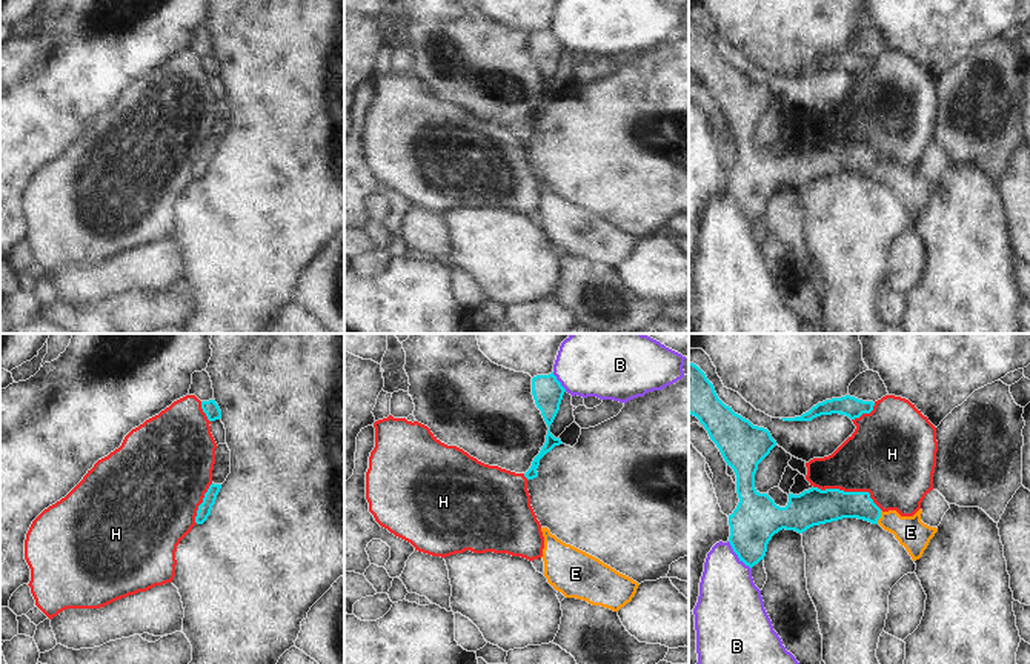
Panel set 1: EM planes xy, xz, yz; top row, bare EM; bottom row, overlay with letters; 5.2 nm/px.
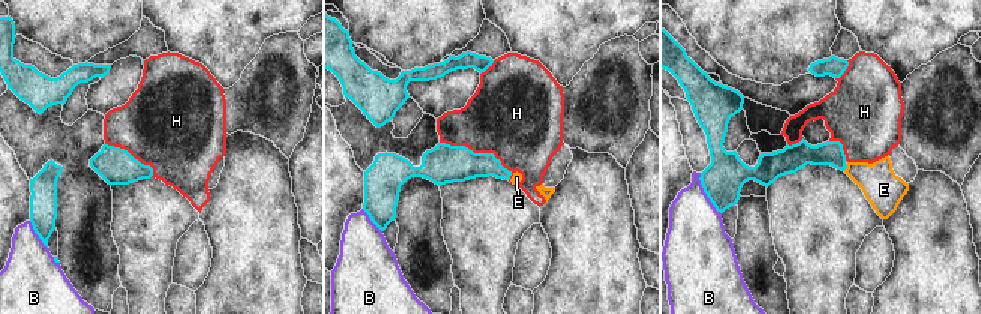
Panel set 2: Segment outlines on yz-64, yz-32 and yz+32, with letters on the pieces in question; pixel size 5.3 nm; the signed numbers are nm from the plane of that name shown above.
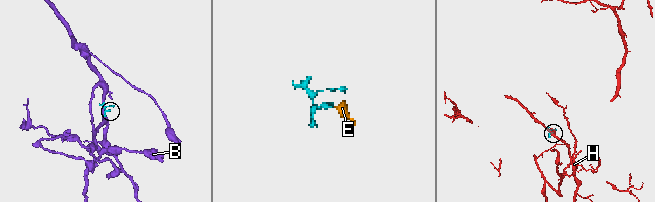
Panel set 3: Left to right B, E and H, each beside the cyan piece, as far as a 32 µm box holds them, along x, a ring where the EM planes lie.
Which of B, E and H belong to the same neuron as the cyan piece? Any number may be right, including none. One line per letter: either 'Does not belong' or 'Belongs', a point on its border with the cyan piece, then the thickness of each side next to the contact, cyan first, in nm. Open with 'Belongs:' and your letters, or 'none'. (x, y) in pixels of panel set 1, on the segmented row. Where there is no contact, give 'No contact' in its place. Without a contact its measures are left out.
Belongs: E
B: Does not belong. Touches cyan at yz (737, 554). Thickness 240 nm (cyan) against 320 nm
E: Belongs. Touches cyan at yz (880, 517). Thickness 170 nm (cyan) against 160 nm
H: Does not belong. Touches cyan at yz (849, 492). Thickness 190 nm (cyan) against 400 nm

